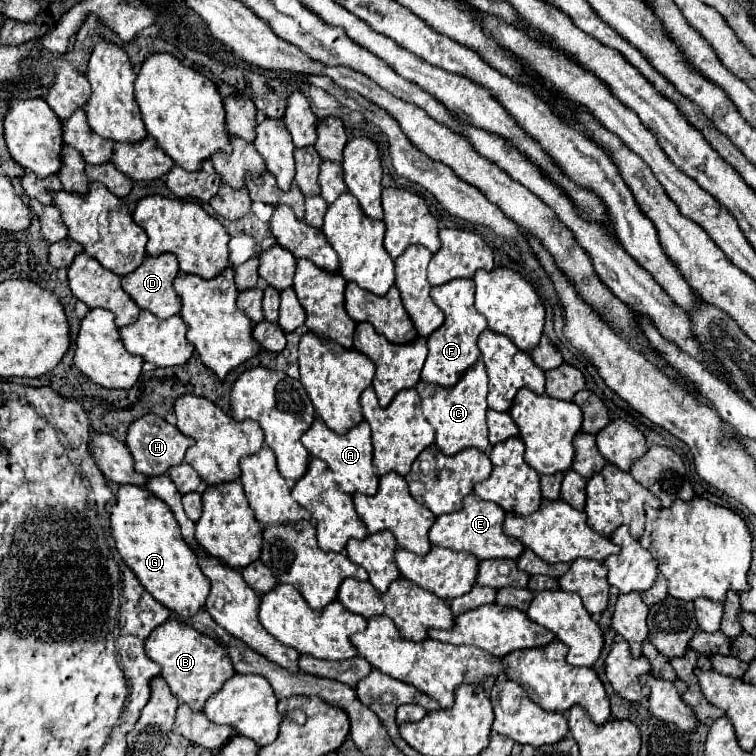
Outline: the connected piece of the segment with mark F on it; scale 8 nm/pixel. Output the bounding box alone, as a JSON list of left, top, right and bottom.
[421,279,487,387]

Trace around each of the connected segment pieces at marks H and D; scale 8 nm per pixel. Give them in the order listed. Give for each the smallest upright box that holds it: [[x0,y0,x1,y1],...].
[[127,415,193,477],[121,253,181,319]]

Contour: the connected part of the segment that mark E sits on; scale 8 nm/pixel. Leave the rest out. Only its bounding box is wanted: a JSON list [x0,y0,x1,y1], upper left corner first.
[429,493,523,559]

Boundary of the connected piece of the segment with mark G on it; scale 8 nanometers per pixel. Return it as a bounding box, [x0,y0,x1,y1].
[107,485,211,619]

